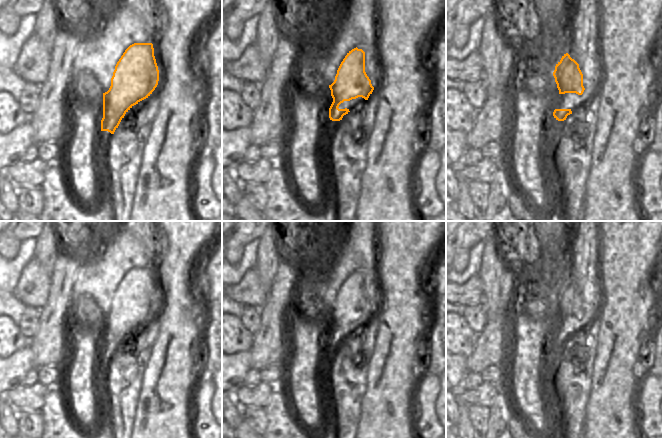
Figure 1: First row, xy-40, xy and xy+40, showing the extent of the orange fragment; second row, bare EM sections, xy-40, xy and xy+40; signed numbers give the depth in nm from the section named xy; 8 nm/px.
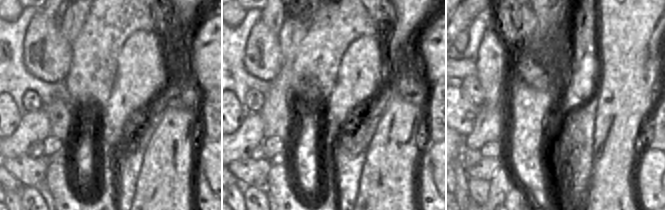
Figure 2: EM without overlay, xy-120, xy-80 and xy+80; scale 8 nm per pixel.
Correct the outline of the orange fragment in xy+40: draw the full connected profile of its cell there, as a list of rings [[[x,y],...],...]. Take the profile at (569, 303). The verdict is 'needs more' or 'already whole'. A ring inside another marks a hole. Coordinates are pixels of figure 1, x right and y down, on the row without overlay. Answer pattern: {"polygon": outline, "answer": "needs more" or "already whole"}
{"polygon": [[[568,277],[564,278],[561,284],[556,288],[553,300],[559,318],[583,318],[585,314],[583,310],[583,298],[579,292],[579,288],[572,283]]], "answer": "already whole"}

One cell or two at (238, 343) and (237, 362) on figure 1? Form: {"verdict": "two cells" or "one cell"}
{"verdict": "two cells"}

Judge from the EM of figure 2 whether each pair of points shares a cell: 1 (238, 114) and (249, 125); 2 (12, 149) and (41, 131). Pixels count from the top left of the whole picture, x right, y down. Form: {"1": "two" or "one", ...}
{"1": "two", "2": "one"}

